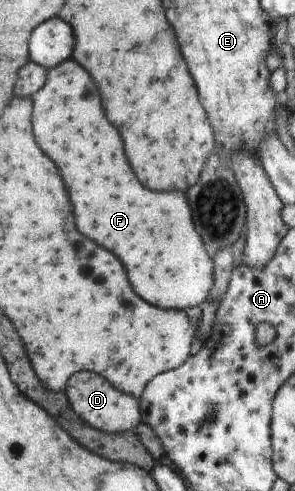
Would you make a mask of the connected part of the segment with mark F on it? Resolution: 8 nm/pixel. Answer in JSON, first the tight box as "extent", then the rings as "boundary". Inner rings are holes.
{"extent":[34,58,214,310],"boundary":[[[72,58],[49,72],[48,84],[34,96],[34,128],[40,146],[62,166],[70,194],[74,194],[74,206],[78,210],[78,226],[90,234],[97,243],[114,251],[127,266],[134,290],[150,305],[162,309],[186,310],[206,303],[212,293],[214,270],[212,258],[203,245],[194,224],[190,206],[182,192],[152,192],[146,190],[128,160],[126,144],[120,130],[108,120],[102,94],[90,71]]]}

